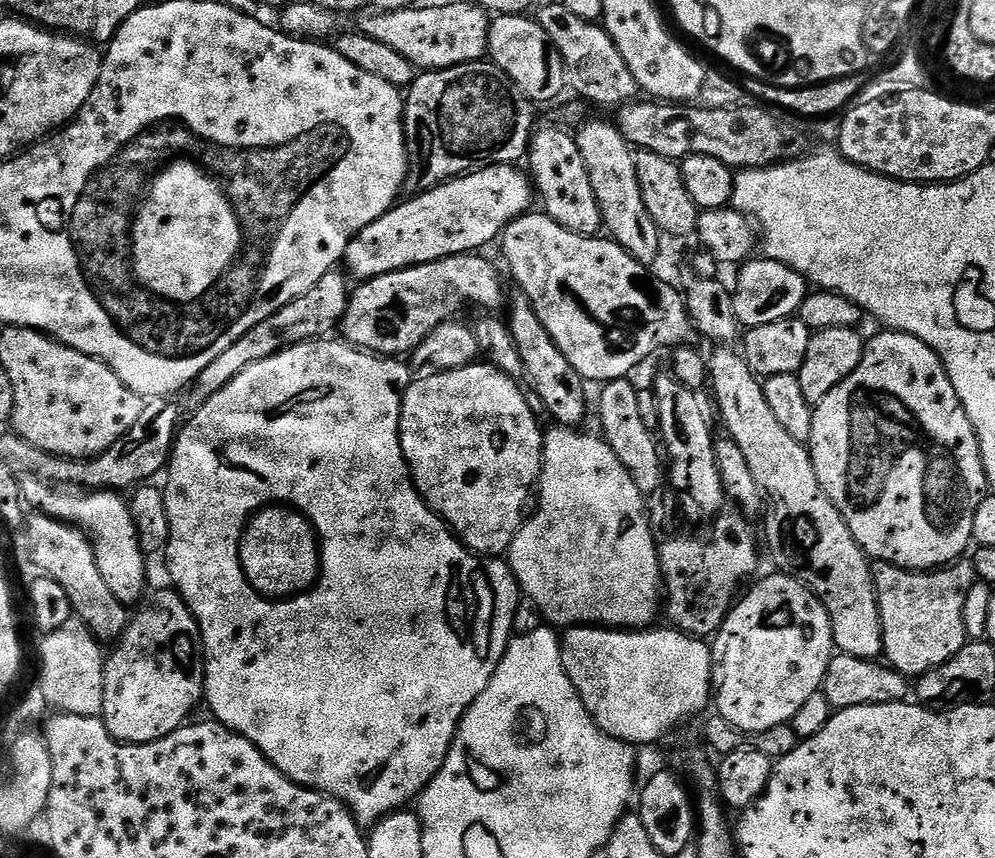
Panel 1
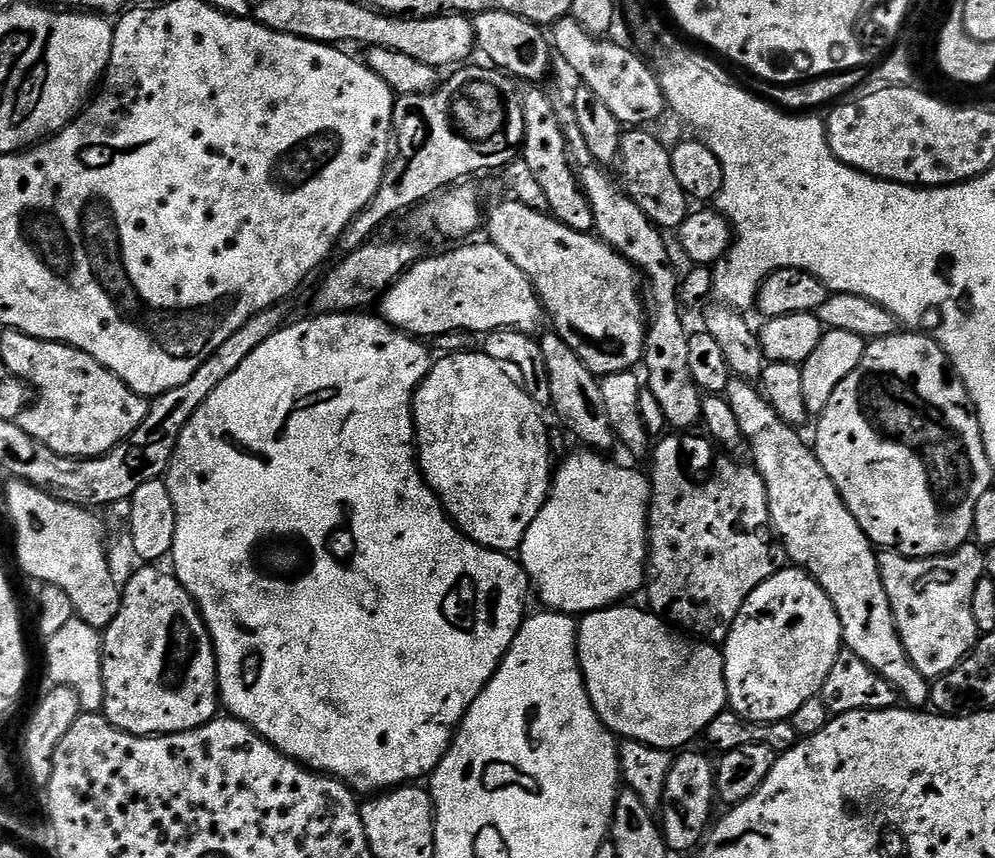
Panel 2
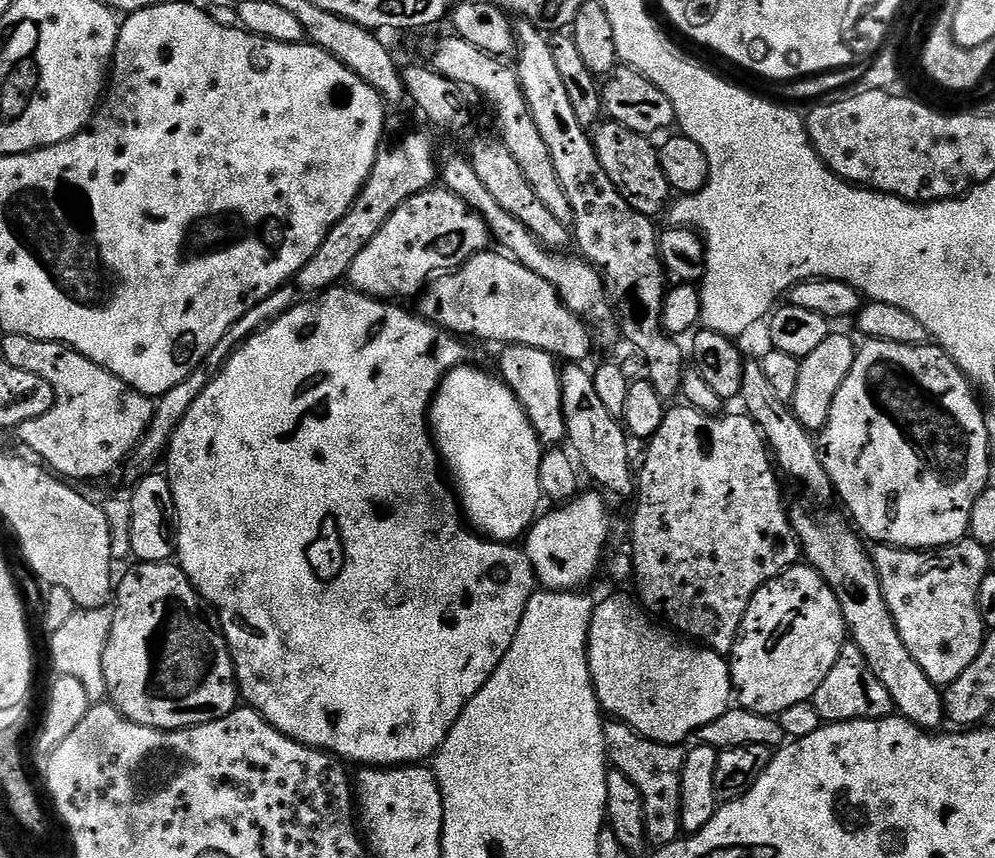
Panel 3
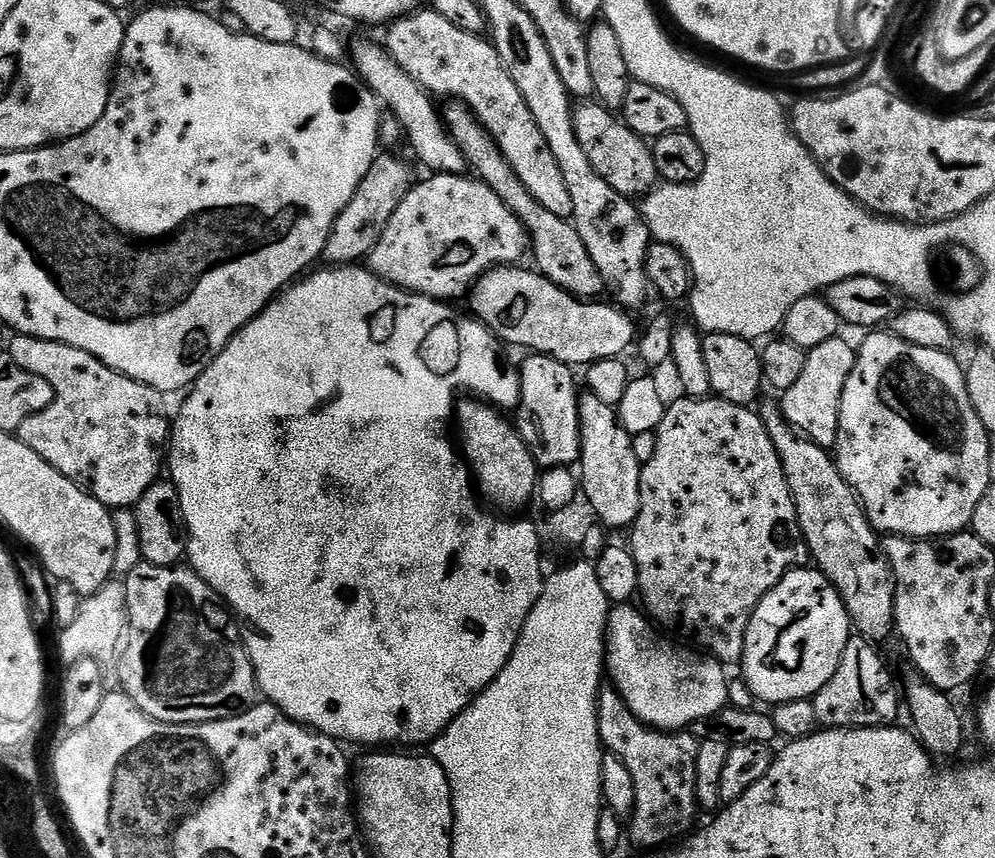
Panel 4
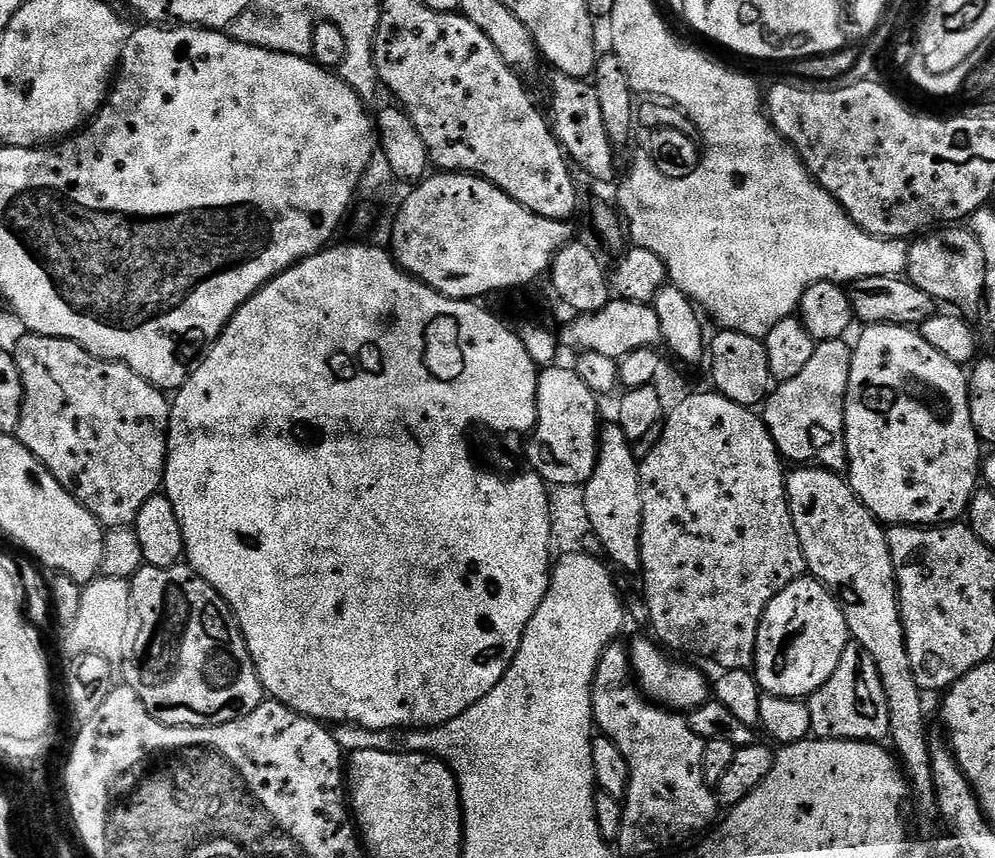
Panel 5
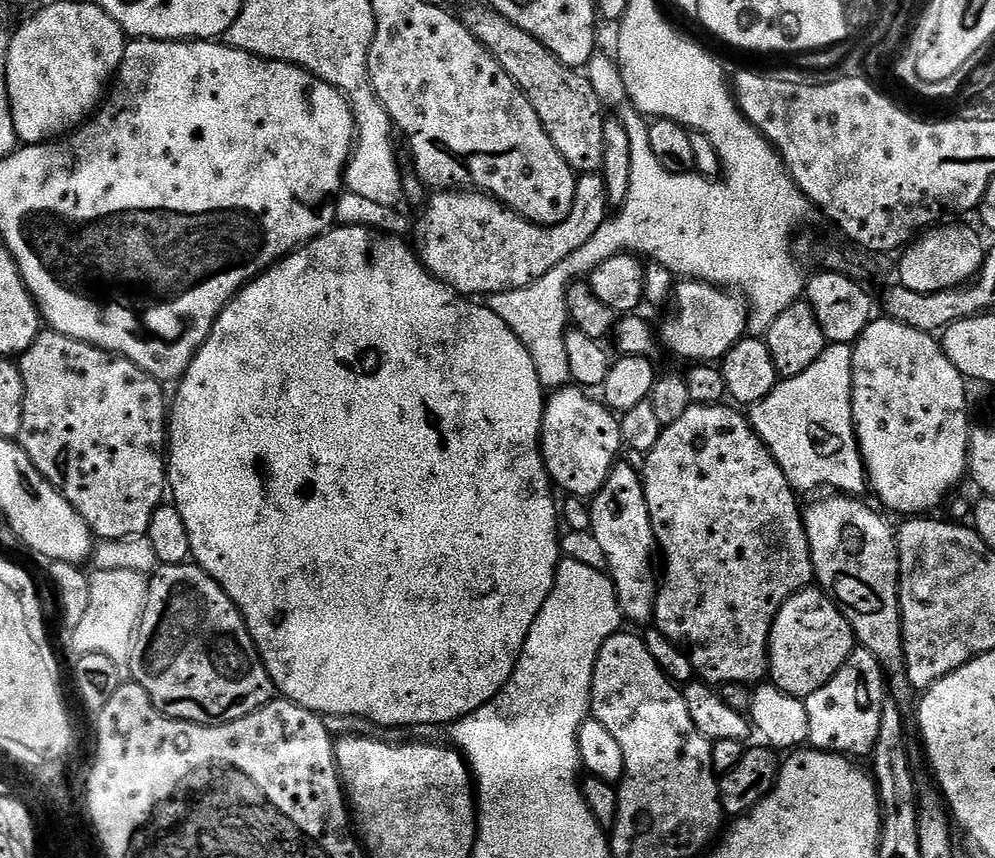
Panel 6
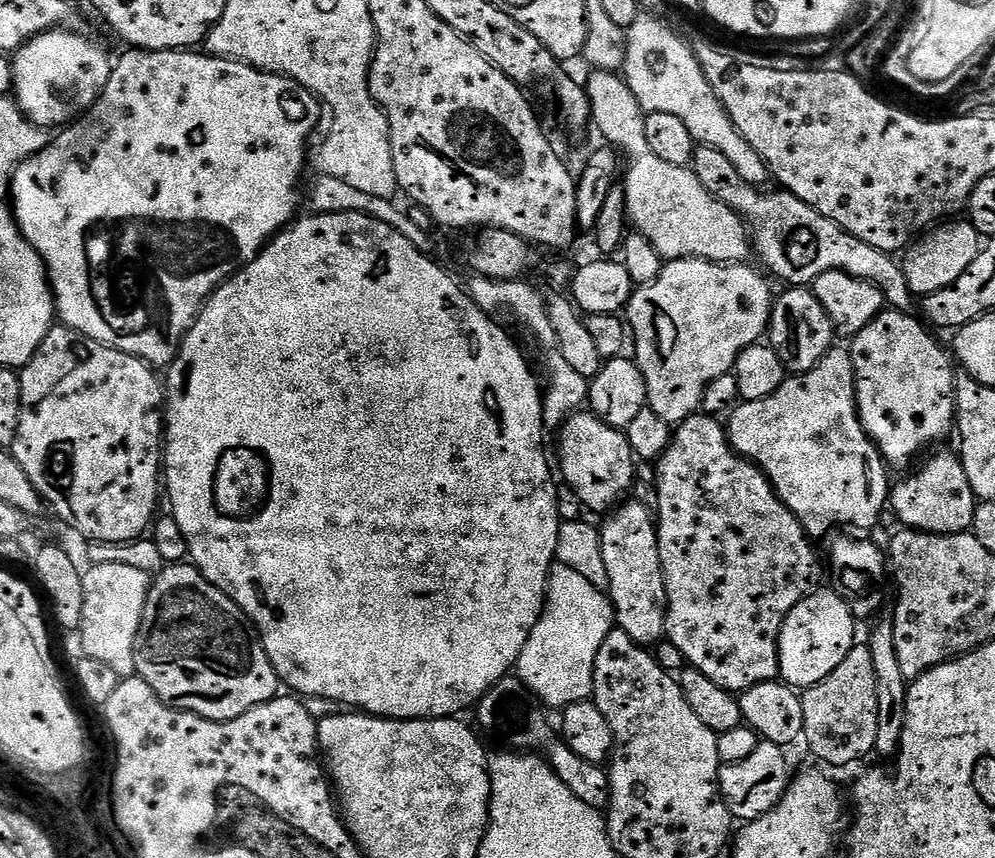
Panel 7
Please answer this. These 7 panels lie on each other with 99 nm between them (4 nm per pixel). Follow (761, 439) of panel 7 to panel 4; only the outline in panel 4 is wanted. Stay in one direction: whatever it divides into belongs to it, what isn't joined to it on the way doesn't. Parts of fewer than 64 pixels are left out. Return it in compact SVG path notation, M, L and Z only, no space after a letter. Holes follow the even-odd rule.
M844 338L822 342L822 346L808 352L806 367L802 370L798 382L794 382L790 390L782 393L784 417L819 448L835 449L842 390L846 386L846 378L850 378L856 365L856 354L857 349L853 345L851 348Z

